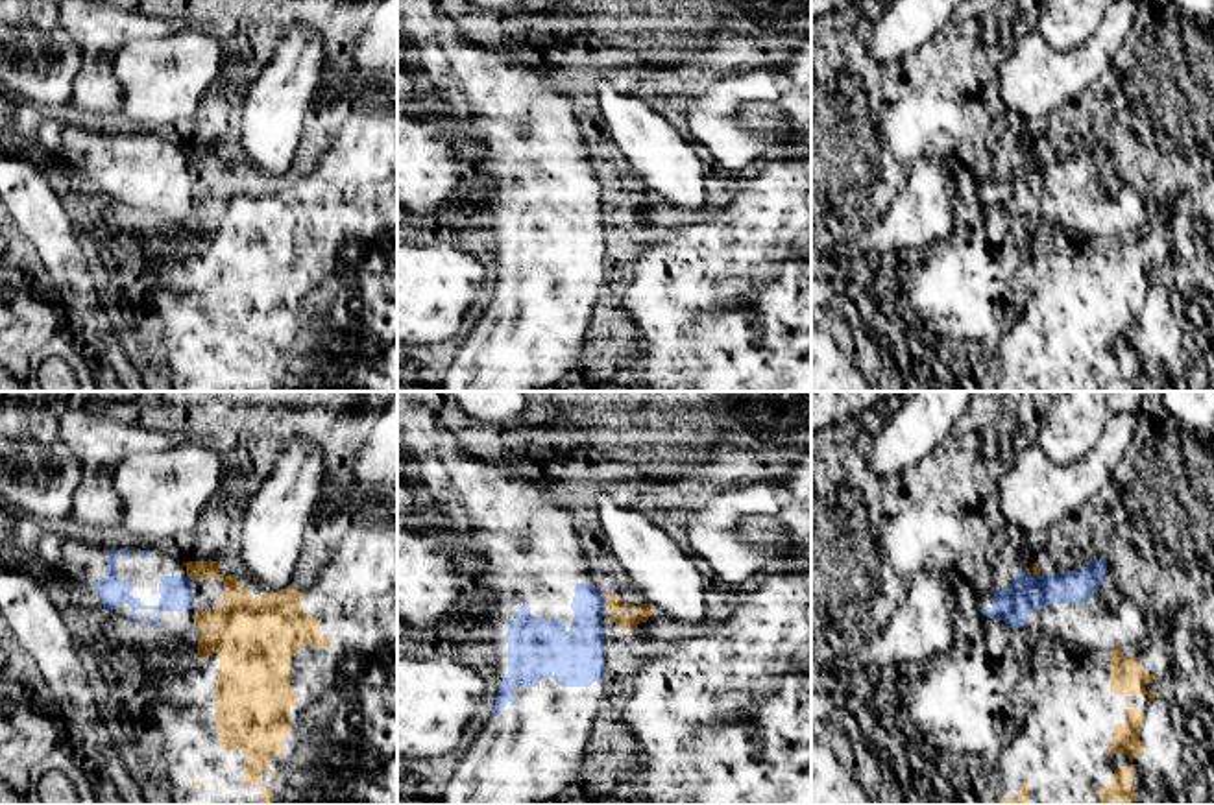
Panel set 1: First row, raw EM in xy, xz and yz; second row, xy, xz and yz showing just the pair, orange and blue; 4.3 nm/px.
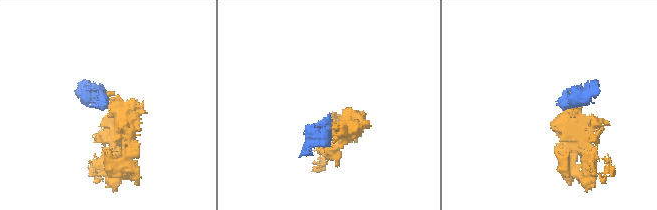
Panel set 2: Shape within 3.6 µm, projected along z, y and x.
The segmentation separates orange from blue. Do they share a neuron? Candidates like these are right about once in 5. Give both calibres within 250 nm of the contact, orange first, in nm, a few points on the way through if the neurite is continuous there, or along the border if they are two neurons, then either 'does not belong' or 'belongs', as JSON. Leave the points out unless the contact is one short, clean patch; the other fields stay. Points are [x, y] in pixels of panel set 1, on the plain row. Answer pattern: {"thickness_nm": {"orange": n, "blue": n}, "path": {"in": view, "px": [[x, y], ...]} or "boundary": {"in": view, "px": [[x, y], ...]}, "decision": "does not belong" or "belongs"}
{"thickness_nm": {"orange": 70, "blue": 220}, "boundary": {"in": "xz", "px": [[606, 183], [603, 202]]}, "decision": "does not belong"}

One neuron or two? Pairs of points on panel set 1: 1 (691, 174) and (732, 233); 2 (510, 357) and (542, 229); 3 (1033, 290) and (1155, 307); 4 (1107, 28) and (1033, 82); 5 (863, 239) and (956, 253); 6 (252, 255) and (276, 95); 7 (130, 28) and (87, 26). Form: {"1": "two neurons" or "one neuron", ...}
{"1": "two neurons", "2": "one neuron", "3": "one neuron", "4": "one neuron", "5": "two neurons", "6": "two neurons", "7": "one neuron"}

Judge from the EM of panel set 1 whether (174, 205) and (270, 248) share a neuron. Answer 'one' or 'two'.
two

